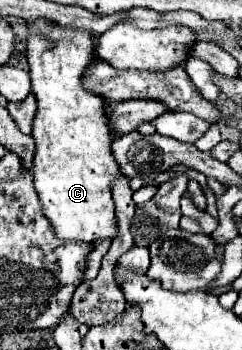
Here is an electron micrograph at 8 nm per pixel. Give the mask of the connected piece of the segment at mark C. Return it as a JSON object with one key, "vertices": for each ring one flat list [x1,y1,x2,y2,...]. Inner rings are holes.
{"vertices":[[46,19,30,21,28,29,30,29,28,65,30,65,32,91,38,101,38,113,36,113,34,127,32,127,32,137,36,141,32,175,34,175,34,189,42,203,42,213,50,221,58,239,80,239,86,243,96,243,100,239,112,241,118,237,118,221,114,215,112,187,114,187,116,177,120,177,120,171,110,151,112,133,106,123,104,99,94,93,88,93,82,87,82,73,92,61,94,35,88,29,60,27],[50,41,56,43,54,49,48,49]]}

